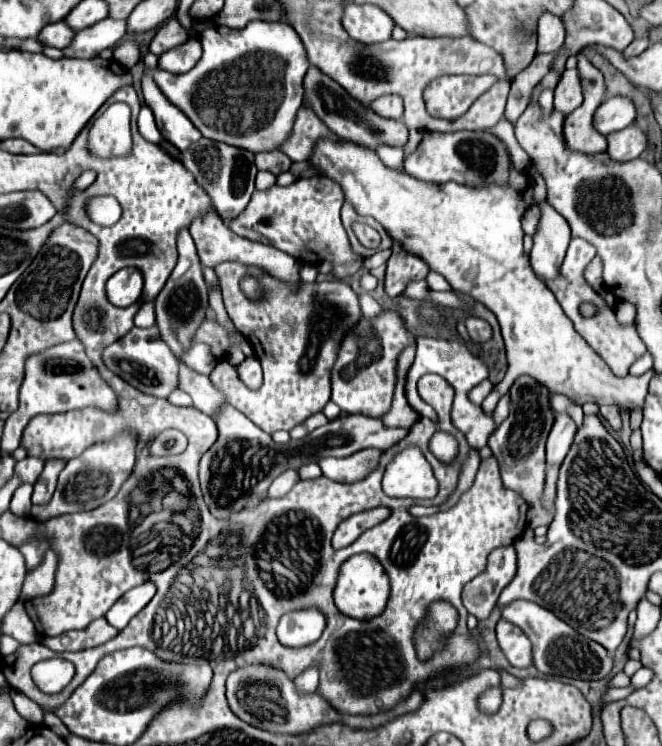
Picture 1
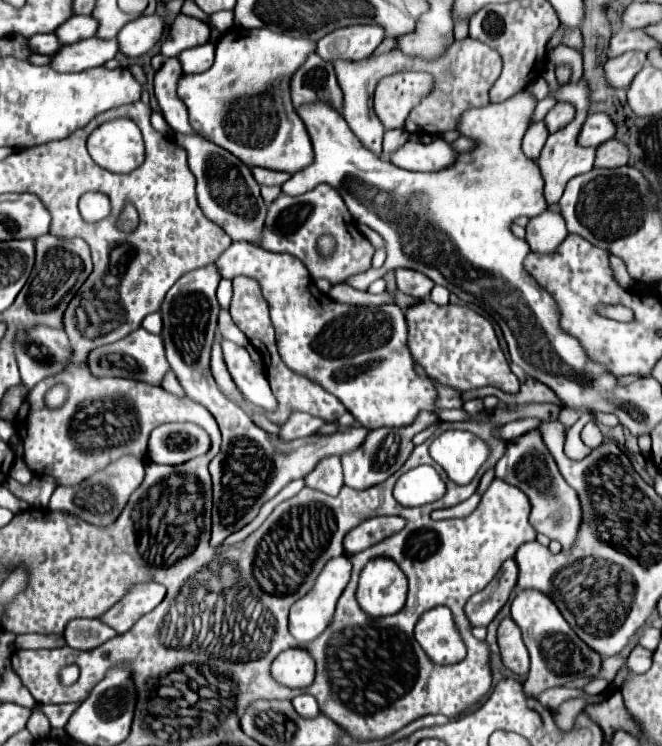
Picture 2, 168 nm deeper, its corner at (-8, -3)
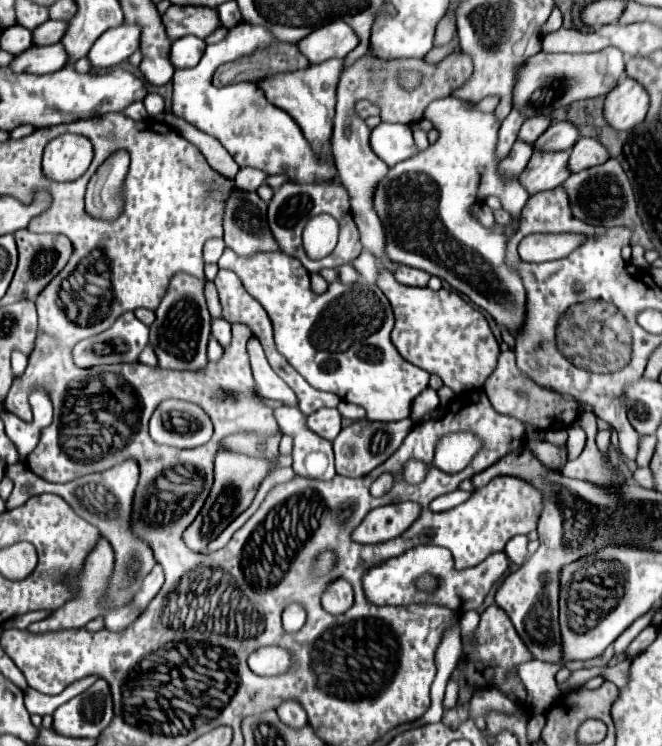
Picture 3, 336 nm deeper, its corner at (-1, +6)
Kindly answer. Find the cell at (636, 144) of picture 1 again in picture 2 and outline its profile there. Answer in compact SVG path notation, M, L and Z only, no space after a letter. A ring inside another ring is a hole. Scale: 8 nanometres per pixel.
M605 141L601 147L597 147L597 155L595 155L595 167L603 167L603 169L615 169L615 167L623 167L629 159L629 151L625 149L625 145L621 145L621 141Z

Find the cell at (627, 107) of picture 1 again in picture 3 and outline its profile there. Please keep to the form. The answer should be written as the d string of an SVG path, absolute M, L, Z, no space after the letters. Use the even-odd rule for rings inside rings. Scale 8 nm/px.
M554 122L536 142L534 142L534 148L544 148L544 150L552 150L552 152L558 152L558 150L570 150L580 138L580 132L576 128L576 124L570 124L570 122Z

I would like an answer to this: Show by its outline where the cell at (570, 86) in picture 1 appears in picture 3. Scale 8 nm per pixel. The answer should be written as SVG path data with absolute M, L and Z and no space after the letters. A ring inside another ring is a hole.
M532 116L532 118L528 118L522 124L520 134L518 134L518 140L534 142L534 140L538 140L538 136L542 136L542 132L546 132L546 128L550 124L552 124L552 118L550 116Z

